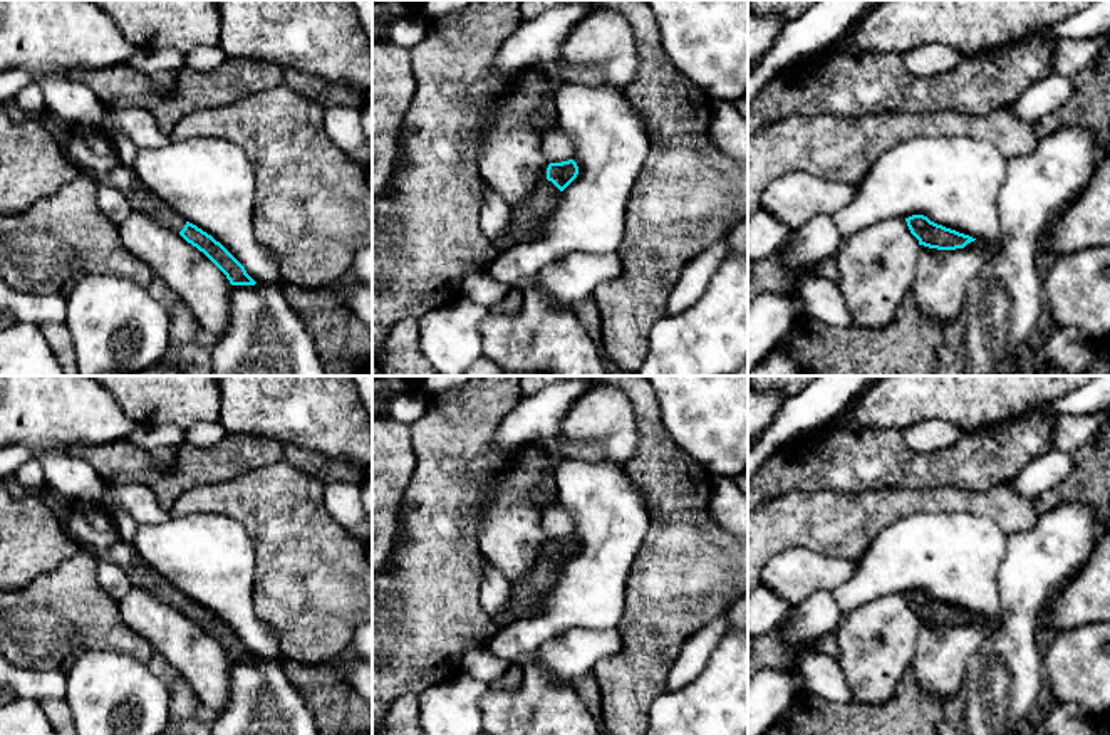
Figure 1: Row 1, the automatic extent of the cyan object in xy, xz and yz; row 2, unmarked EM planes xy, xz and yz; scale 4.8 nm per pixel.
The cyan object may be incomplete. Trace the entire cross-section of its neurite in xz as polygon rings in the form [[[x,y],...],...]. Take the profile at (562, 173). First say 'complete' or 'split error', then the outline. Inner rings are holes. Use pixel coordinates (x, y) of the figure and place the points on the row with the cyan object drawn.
split error | [[[573,159],[550,163],[528,200],[511,208],[505,237],[511,240],[533,238],[540,225],[557,208],[558,195],[577,178],[578,166]]]

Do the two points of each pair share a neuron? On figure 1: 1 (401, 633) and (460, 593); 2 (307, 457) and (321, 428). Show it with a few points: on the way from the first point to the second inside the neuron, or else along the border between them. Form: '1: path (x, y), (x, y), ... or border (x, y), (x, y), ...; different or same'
1: path (416, 618), (445, 593); same
2: border (272, 440), (295, 443), (349, 460); different

